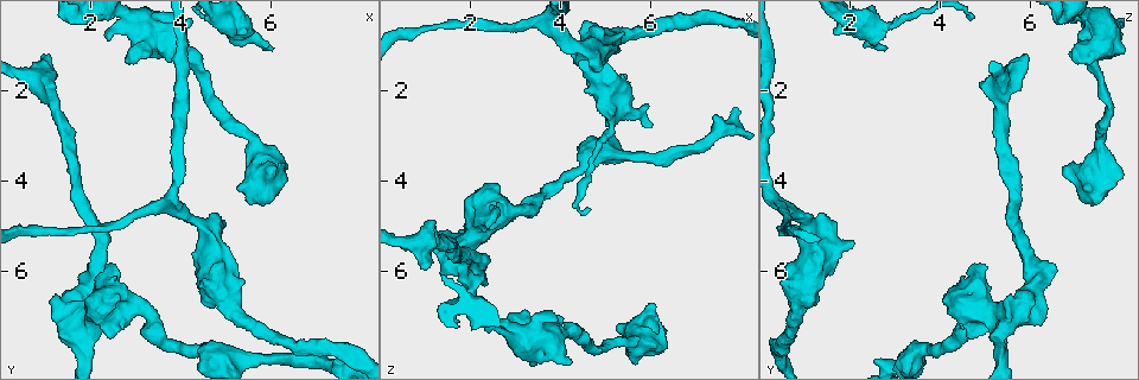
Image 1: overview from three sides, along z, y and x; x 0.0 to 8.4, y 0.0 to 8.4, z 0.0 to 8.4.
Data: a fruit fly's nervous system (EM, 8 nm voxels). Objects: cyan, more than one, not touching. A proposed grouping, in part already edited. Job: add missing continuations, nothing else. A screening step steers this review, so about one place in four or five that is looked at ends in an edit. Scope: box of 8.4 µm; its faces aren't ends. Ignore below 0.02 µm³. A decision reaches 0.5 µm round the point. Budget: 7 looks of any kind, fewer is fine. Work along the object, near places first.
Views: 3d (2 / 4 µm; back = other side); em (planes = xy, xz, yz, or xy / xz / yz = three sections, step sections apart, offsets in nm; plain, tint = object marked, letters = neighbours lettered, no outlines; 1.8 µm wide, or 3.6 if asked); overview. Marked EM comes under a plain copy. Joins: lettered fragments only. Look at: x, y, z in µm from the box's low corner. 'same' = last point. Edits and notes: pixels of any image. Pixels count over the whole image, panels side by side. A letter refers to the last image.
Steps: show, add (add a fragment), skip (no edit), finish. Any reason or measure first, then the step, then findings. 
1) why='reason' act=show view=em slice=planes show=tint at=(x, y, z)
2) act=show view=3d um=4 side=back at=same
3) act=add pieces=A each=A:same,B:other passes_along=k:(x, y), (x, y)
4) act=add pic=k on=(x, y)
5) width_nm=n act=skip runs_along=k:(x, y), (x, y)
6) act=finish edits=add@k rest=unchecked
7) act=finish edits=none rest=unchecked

act=show view=em slice=xz step=4 show=tint at=(5.95, 1.00, 2.80)

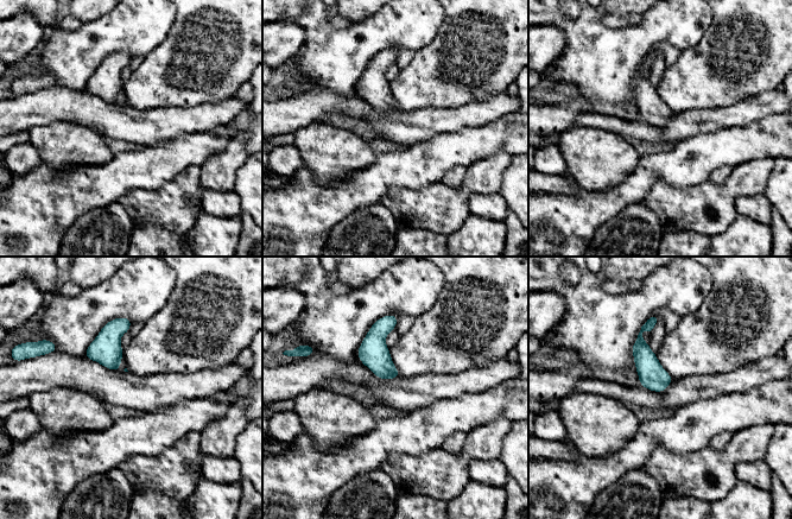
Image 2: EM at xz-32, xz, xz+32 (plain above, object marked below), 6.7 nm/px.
act=show view=em slice=planes show=tint at=same

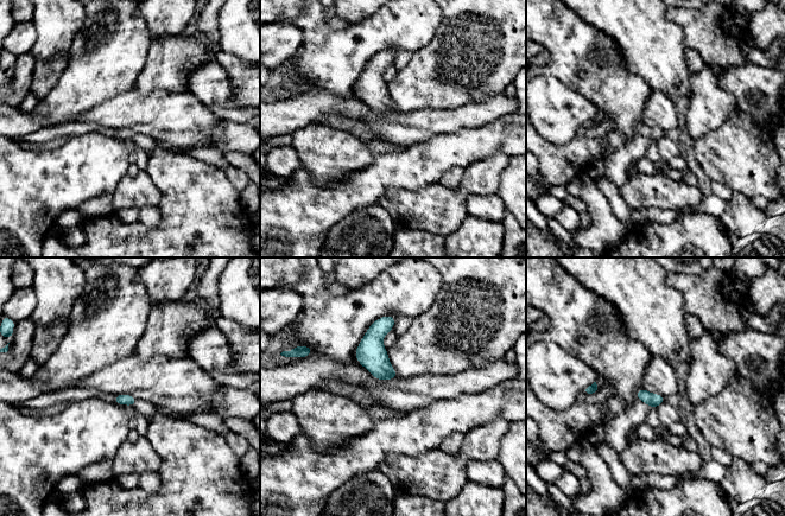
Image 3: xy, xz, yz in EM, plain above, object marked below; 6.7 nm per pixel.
why='see the neighbours' act=show view=em slice=planes show=letters at=same

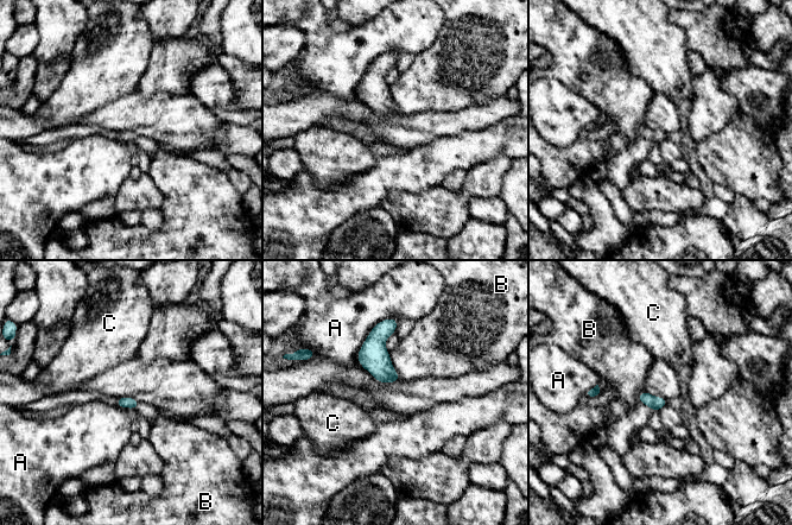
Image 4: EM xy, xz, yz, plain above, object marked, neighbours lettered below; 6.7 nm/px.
longest_contact=A:400nm act=skip each=A:other,B:other,C:other border=4:(394, 317), (373, 327), (361, 366) found='no lettered fragment goes on from it'

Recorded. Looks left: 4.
why='calibre changes' act=show view=em um=3.6 slice=planes show=letters at=(3.35, 1.00, 7.40)

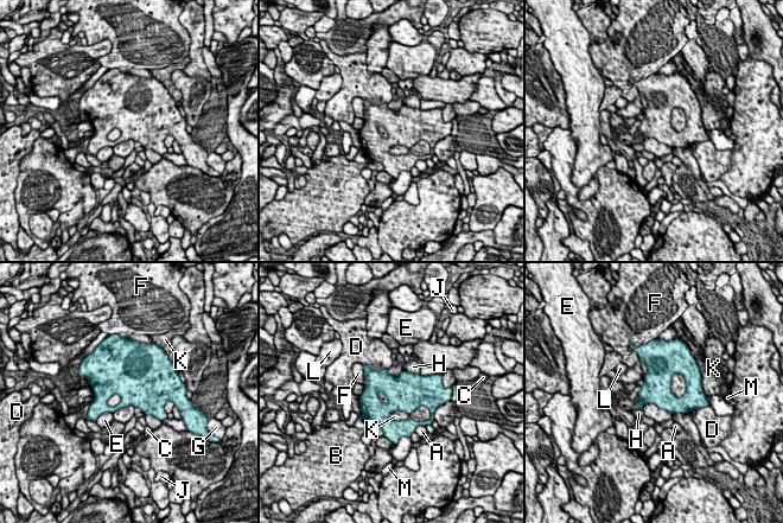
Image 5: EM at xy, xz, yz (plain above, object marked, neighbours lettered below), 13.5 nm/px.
act=skip each=A:other,B:other,C:other,D:other,E:other,F:other,G:other,H:other,J:other,K:other,L:other,M:other border=5:(675, 372), (672, 391), (680, 397) found='no lettered fragment goes on from it'

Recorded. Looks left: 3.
act=show view=3d um=4 at=(2.05, 7.00, 5.00)

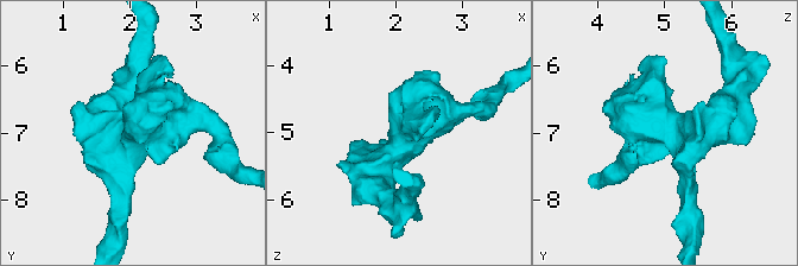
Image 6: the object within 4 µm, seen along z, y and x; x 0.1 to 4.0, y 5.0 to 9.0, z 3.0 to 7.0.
why='need the tissue' act=show view=em slice=planes show=letters at=(2.10, 6.95, 5.00)

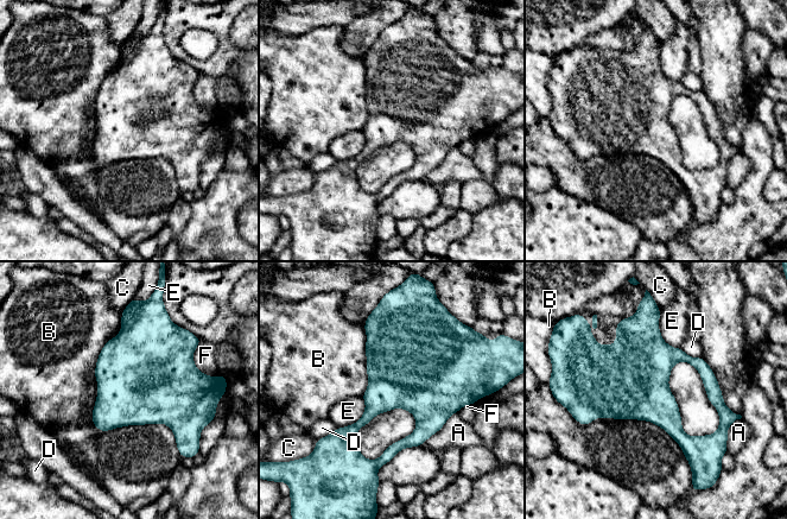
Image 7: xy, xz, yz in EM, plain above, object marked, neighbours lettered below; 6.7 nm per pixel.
act=skip each=A:other,B:other,C:other,D:other,E:other,F:other border=7:(110, 339), (96, 361), (90, 417) found='none of them fits'

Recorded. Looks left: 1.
act=finish edits=none rest=unchecked

